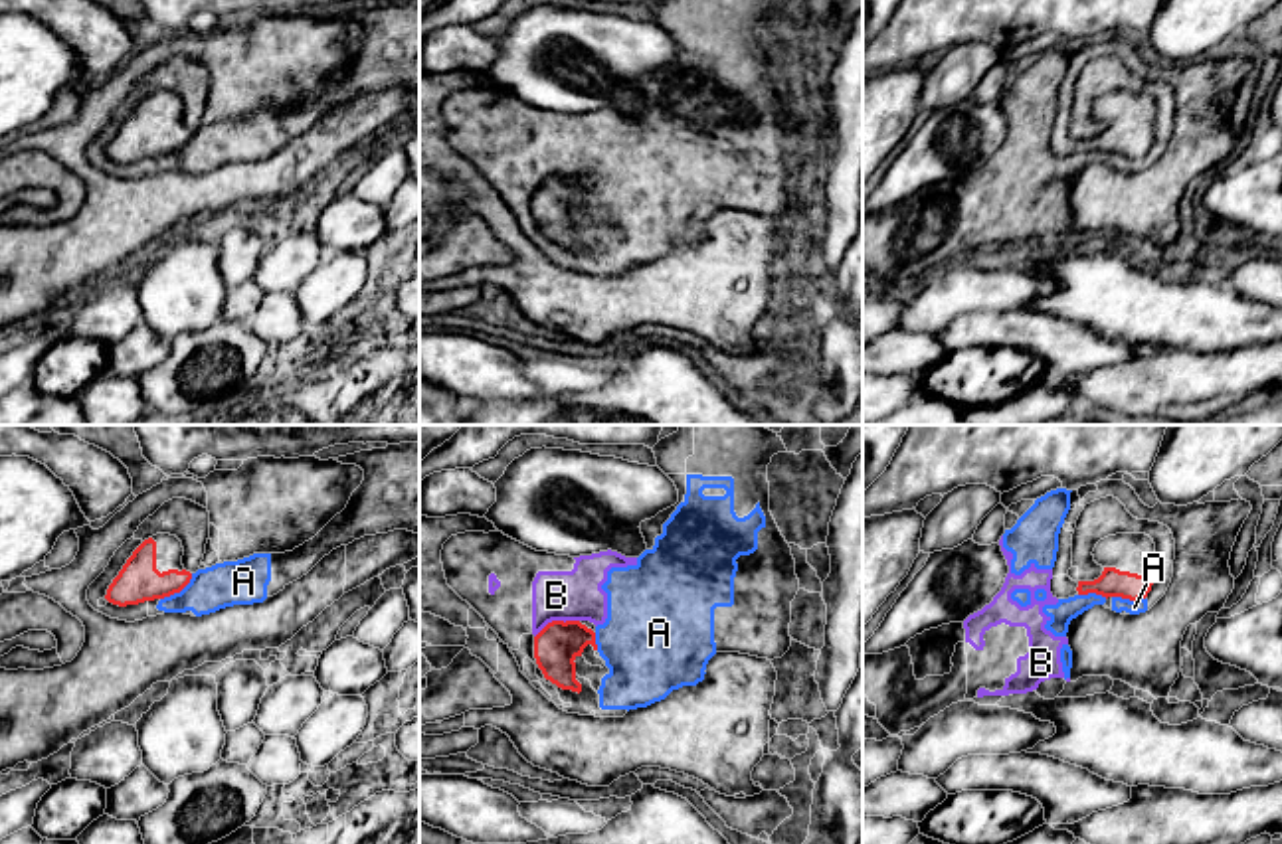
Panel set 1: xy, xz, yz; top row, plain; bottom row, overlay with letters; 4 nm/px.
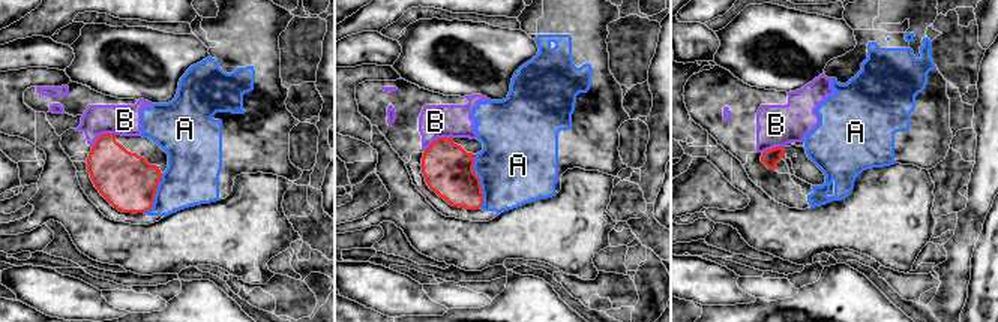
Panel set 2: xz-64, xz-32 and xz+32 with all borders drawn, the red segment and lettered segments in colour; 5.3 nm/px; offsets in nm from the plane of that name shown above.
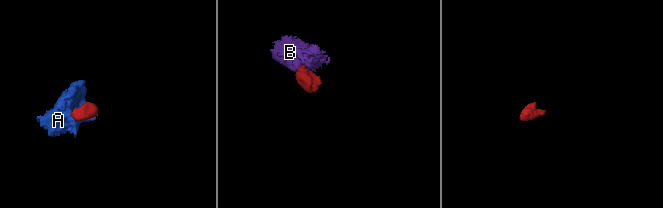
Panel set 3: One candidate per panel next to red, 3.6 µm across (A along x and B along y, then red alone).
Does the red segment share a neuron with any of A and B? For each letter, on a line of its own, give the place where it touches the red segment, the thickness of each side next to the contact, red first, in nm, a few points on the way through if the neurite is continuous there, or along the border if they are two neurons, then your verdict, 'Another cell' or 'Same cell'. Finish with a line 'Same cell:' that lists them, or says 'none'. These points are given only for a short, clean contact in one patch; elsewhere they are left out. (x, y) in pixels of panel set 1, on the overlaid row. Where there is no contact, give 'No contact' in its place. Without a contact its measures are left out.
A: Touches red at xy (179, 591). Thickness 170 nm (red) against 180 nm. Boundary: xy (192, 574), (179, 591), (161, 599). Another cell
B: Touches red at xz (556, 621). Thickness 180 nm (red) against 200 nm. Boundary: xz (578, 619), (550, 621), (535, 637). Another cell
Same cell: none

